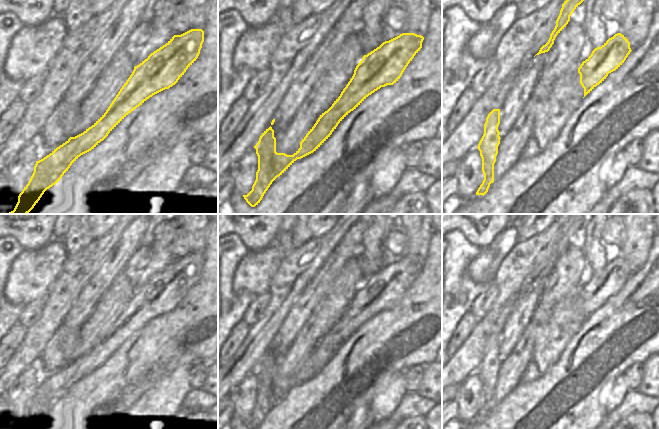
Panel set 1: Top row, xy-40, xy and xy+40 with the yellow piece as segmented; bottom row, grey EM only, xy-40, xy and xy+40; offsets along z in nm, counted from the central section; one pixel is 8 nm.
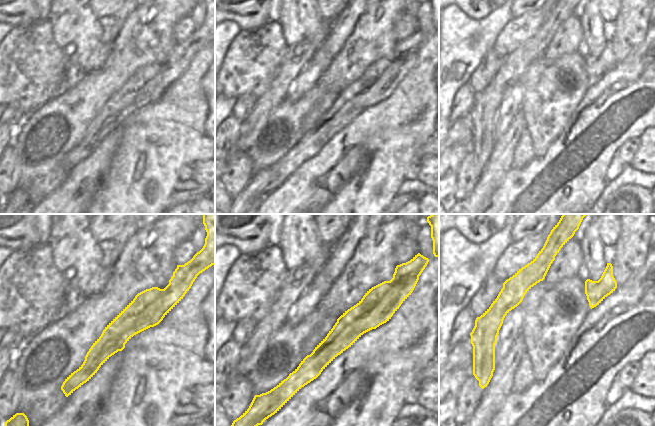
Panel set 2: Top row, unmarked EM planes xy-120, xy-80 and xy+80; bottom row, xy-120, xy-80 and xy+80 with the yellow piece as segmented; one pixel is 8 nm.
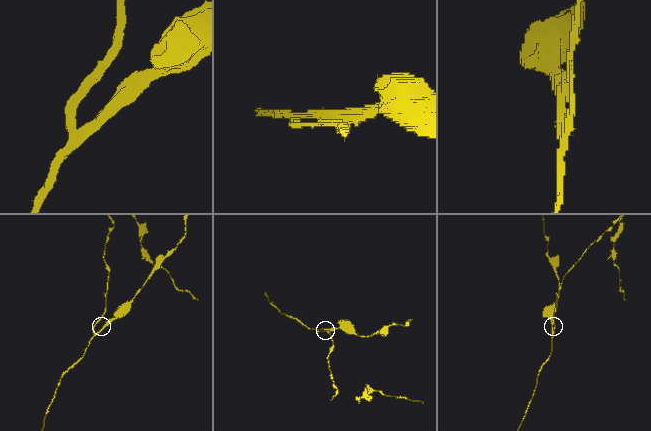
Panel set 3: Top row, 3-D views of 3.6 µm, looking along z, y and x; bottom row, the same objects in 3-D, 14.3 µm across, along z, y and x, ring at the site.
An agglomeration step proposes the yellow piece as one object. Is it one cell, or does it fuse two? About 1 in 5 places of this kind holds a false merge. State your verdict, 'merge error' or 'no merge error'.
merge error

